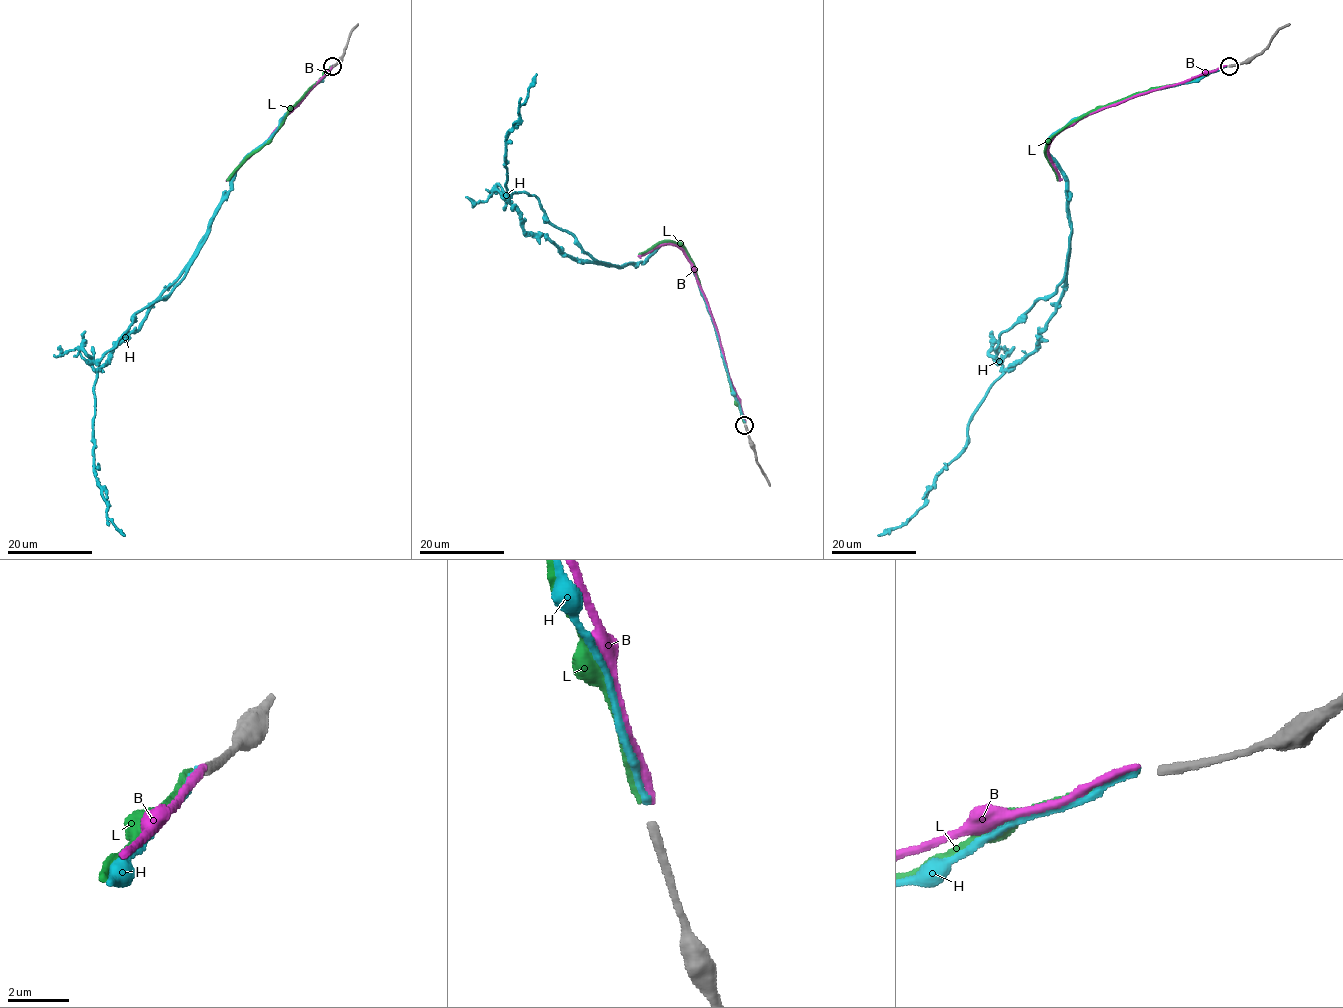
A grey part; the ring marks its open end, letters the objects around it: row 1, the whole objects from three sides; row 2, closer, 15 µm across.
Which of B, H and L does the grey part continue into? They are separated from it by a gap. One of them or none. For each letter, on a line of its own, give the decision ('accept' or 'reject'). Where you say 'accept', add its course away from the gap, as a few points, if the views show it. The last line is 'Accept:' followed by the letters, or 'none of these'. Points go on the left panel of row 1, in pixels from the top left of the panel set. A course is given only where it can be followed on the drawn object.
B: reject
H: accept; it runs (332, 65), (243, 160), (187, 267), (98, 370), (94, 475), (107, 517), (124, 535)
L: reject
Accept: H

